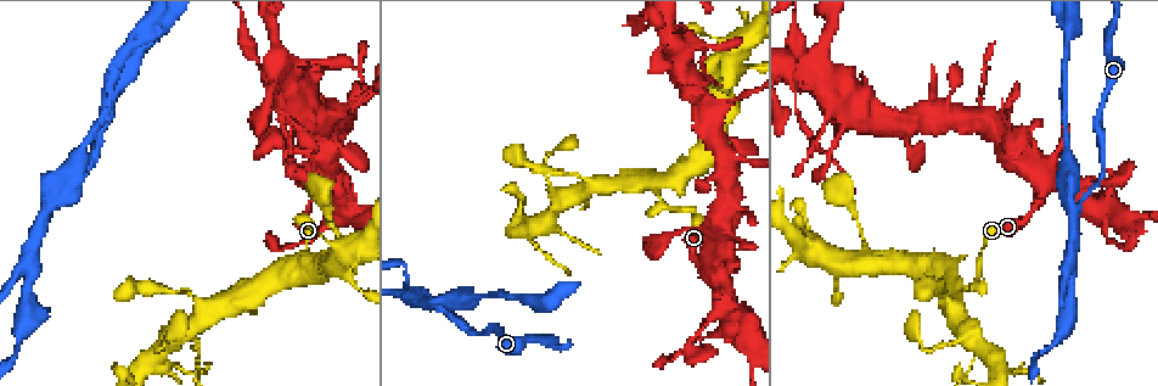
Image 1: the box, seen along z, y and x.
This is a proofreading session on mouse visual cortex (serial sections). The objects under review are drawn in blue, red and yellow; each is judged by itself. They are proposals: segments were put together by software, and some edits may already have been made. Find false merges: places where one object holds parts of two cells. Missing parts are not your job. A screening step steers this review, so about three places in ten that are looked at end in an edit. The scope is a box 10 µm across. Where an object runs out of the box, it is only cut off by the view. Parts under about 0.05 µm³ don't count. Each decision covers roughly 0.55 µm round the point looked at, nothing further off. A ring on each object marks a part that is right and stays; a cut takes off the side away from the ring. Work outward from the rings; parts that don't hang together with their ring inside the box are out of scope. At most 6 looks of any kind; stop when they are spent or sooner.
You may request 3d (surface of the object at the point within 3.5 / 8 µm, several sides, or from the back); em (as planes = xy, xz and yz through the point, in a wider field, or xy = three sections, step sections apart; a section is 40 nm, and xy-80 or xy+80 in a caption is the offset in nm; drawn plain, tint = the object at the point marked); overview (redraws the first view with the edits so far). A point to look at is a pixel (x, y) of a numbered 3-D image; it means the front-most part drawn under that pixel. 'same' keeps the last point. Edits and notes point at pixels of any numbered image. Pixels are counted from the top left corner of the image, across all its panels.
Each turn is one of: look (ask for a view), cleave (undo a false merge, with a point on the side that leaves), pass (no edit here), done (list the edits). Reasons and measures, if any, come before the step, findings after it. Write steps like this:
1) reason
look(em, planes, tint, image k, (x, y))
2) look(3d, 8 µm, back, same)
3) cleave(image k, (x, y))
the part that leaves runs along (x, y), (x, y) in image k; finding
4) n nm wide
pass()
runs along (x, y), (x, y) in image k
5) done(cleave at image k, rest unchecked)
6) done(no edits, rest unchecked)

small branch off a trunk
look(3d, 3.5 µm, image 1, (962, 338))

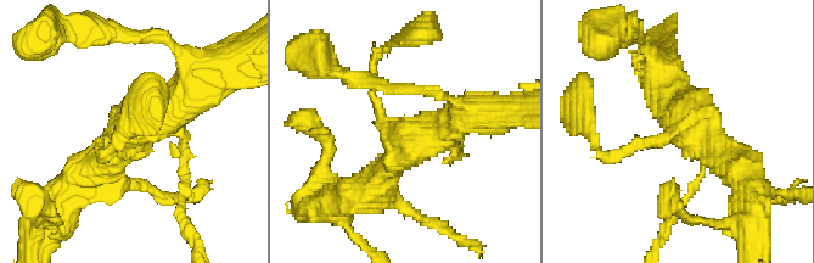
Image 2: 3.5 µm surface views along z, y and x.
shape alone is not enough
look(em, xy, step 5, tint, image 2, (390, 127))

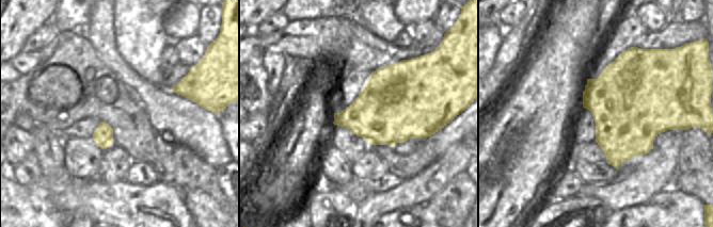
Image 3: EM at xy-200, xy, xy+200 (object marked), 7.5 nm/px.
4 arms
pass()
runs along (202, 79), (94, 169) in image 2; all the same cell

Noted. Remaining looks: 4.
side arm on a straight run
look(3d, 3.5 µm, image 1, (1069, 262))

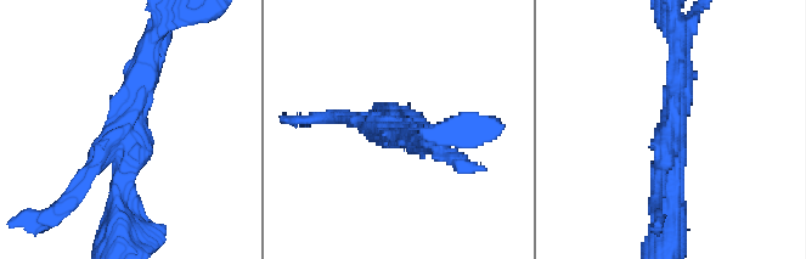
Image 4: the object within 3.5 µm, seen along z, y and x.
3 arms; arms of 200, 250, 300 nm; now the EM
look(em, xy, step 3, tint, image 4, (675, 130))

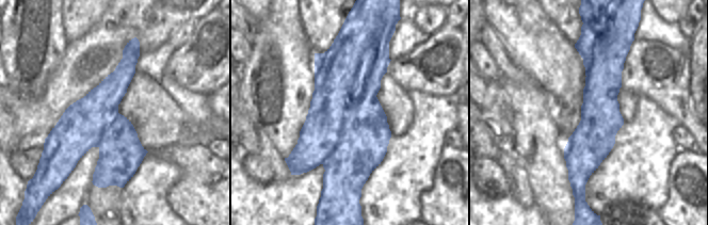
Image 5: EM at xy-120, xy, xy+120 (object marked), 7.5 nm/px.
cleave(image 4, (86, 181))
border along (375, 36), (322, 163) in image 5; a second cell is stuck on

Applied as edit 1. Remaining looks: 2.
look(3d, 8 µm, image 1, (794, 98))

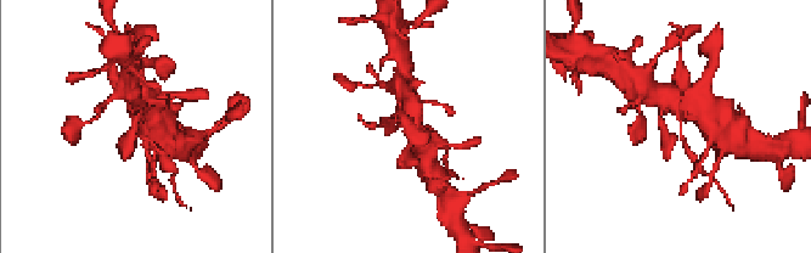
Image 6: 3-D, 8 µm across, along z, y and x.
arms of 150, 400 nm; now the EM
look(em, xy, step 3, tint, same)

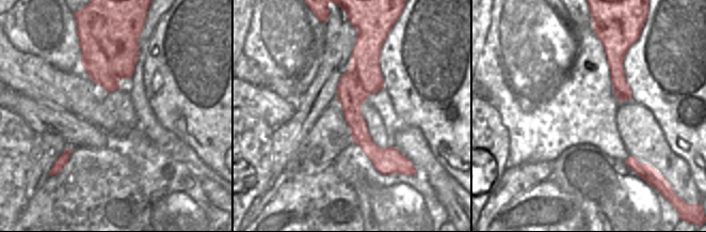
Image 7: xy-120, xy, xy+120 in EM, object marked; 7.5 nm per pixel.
pass()
runs along (360, 42), (354, 120), (388, 171) in image 7; all the same cell

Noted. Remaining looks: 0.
done(cleave at image 4, rest unchecked)

